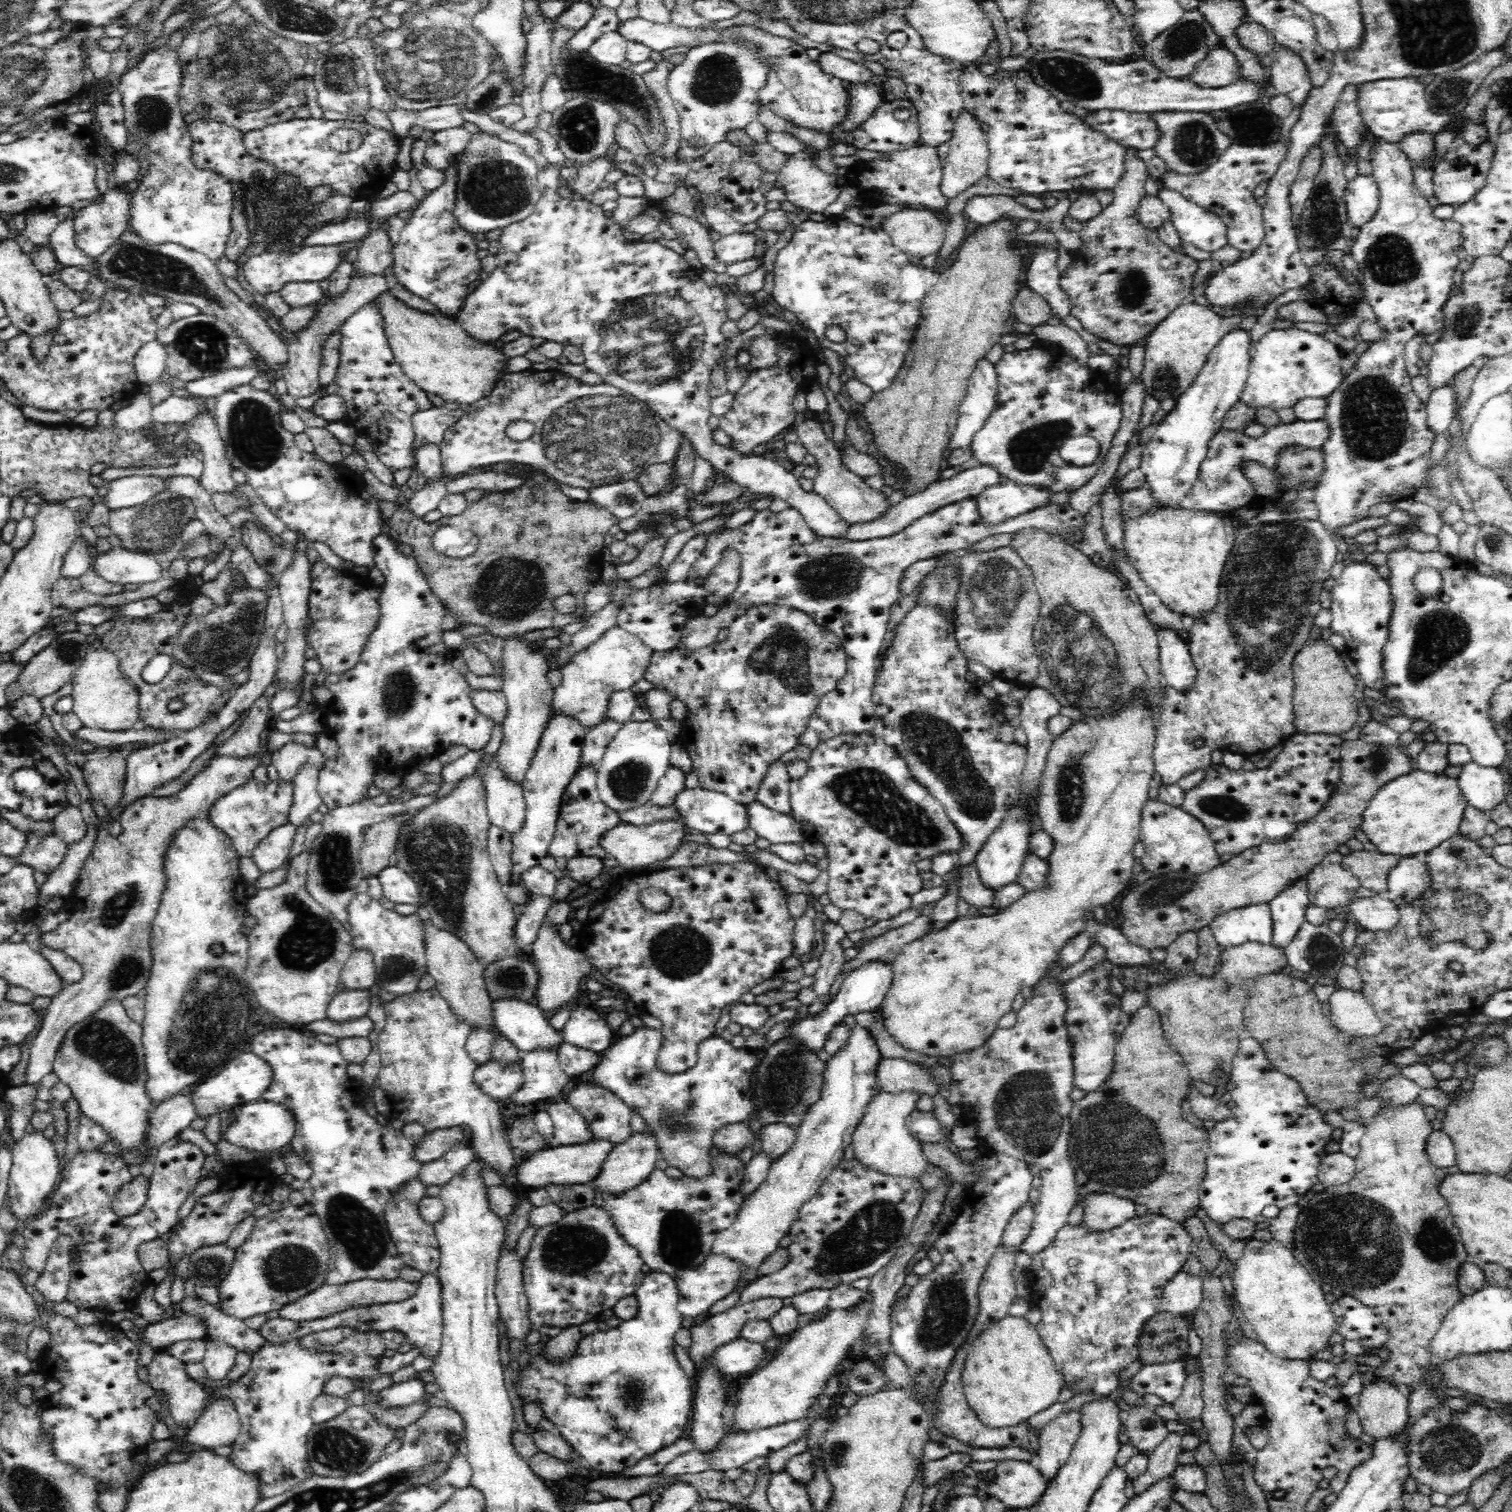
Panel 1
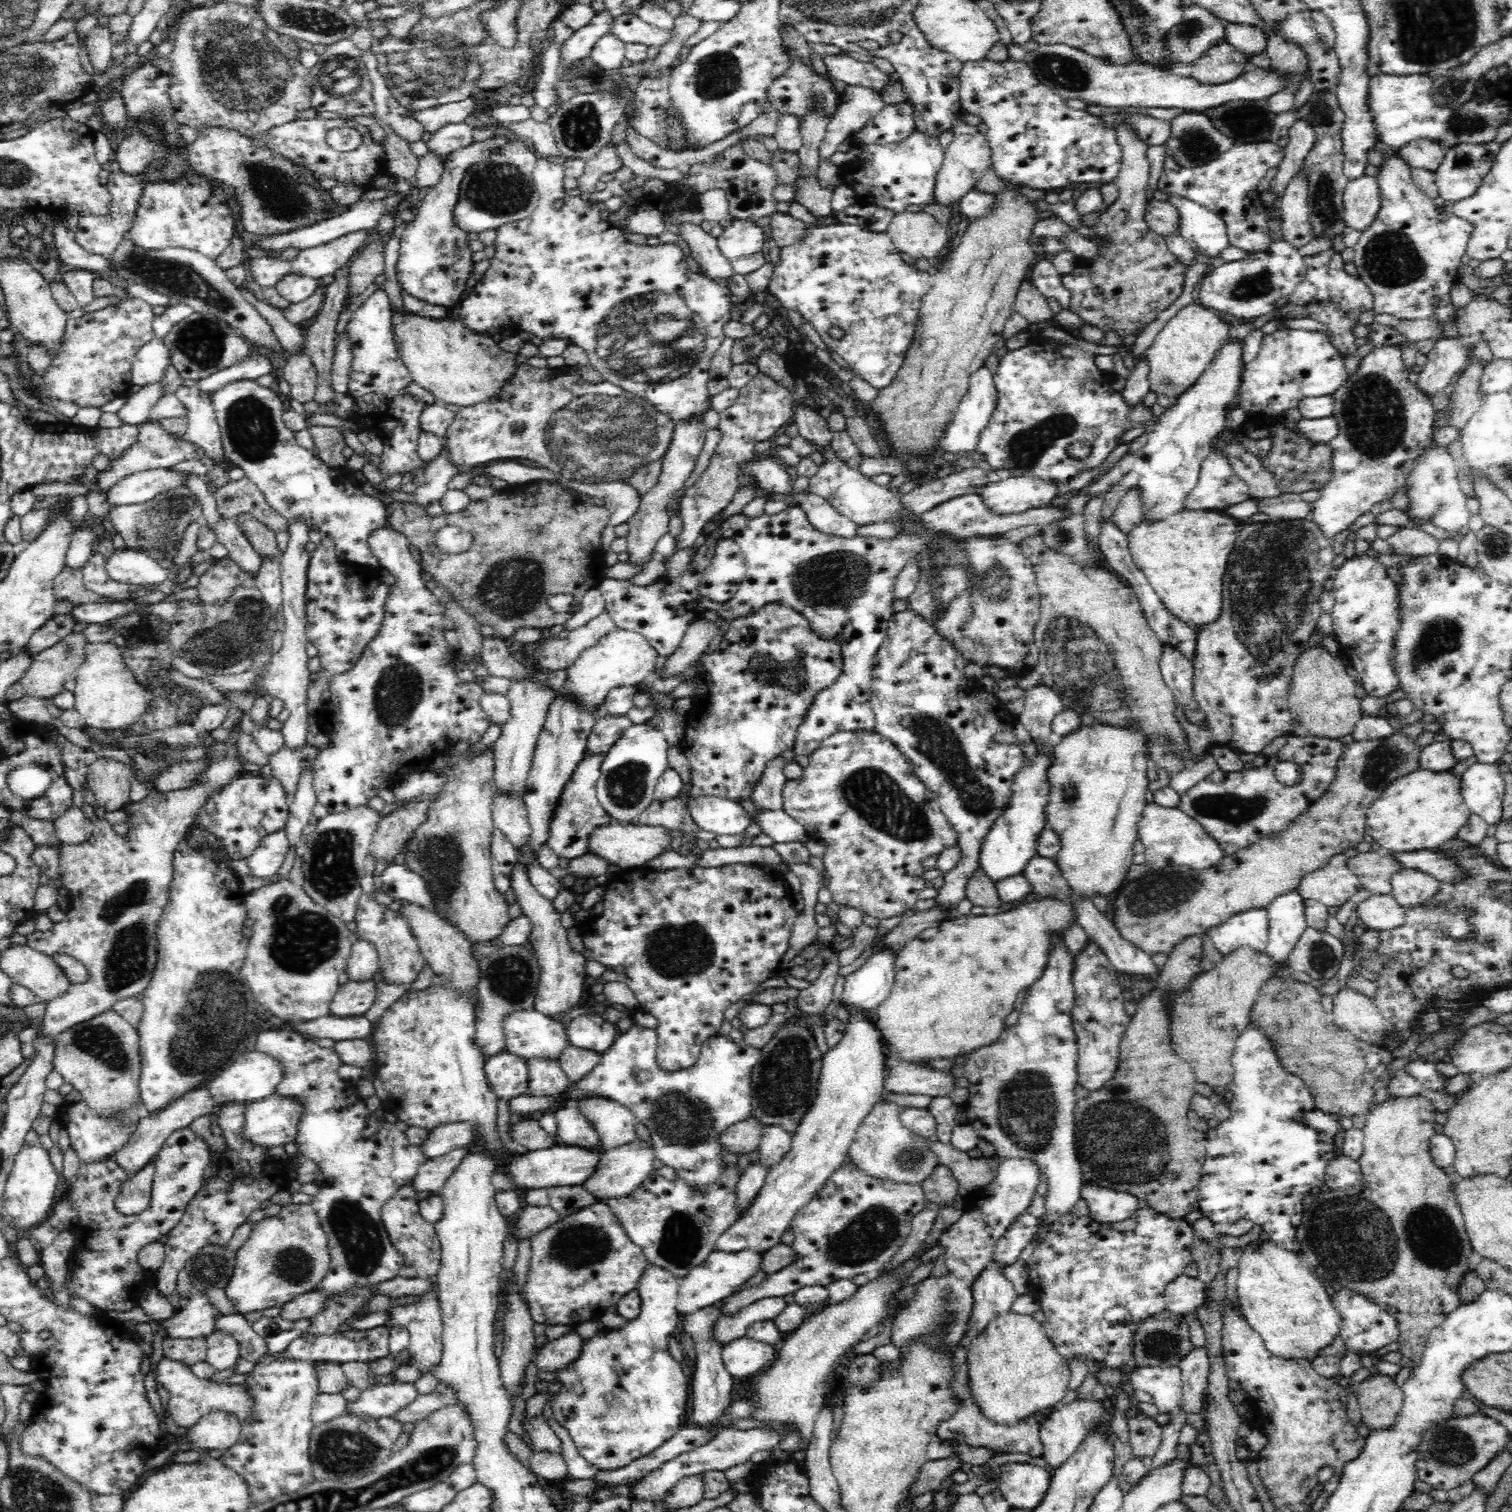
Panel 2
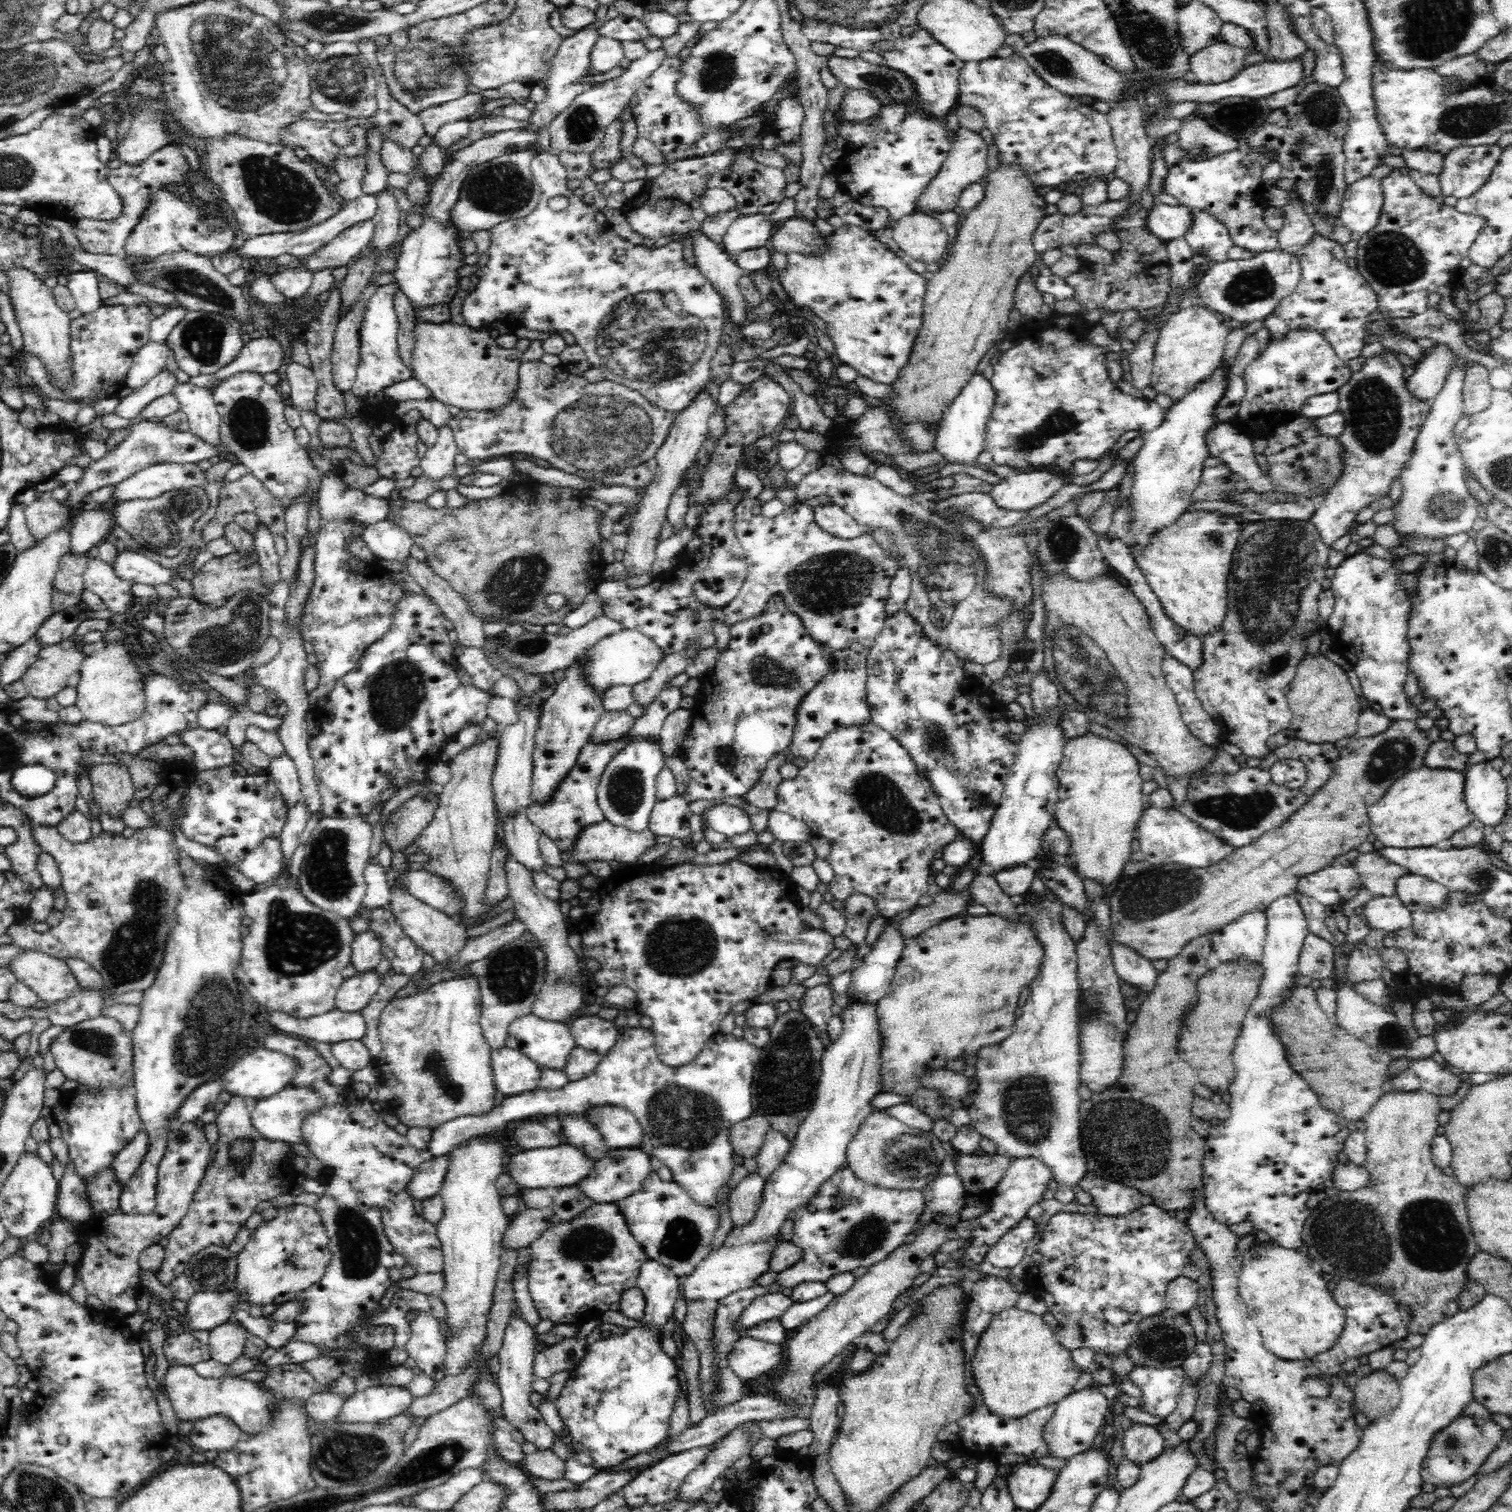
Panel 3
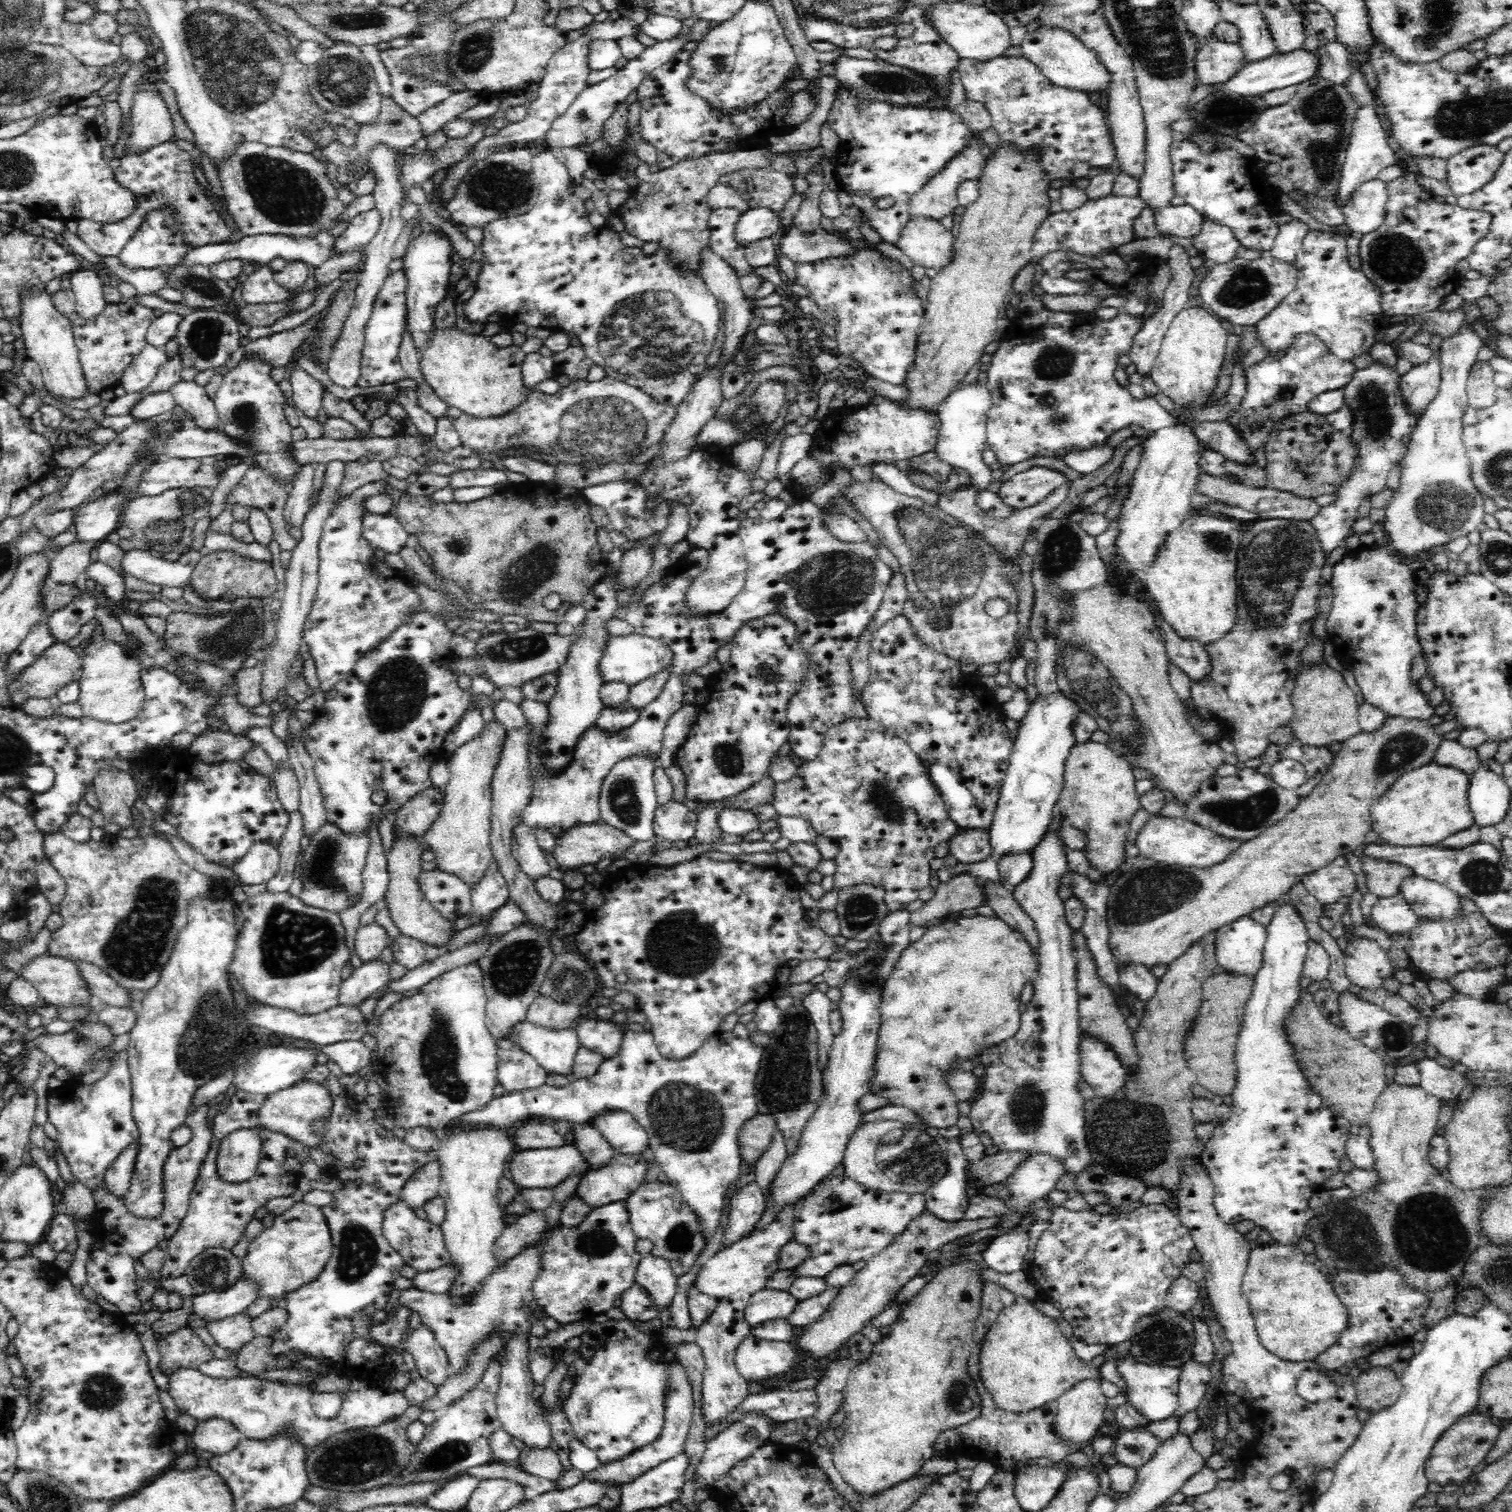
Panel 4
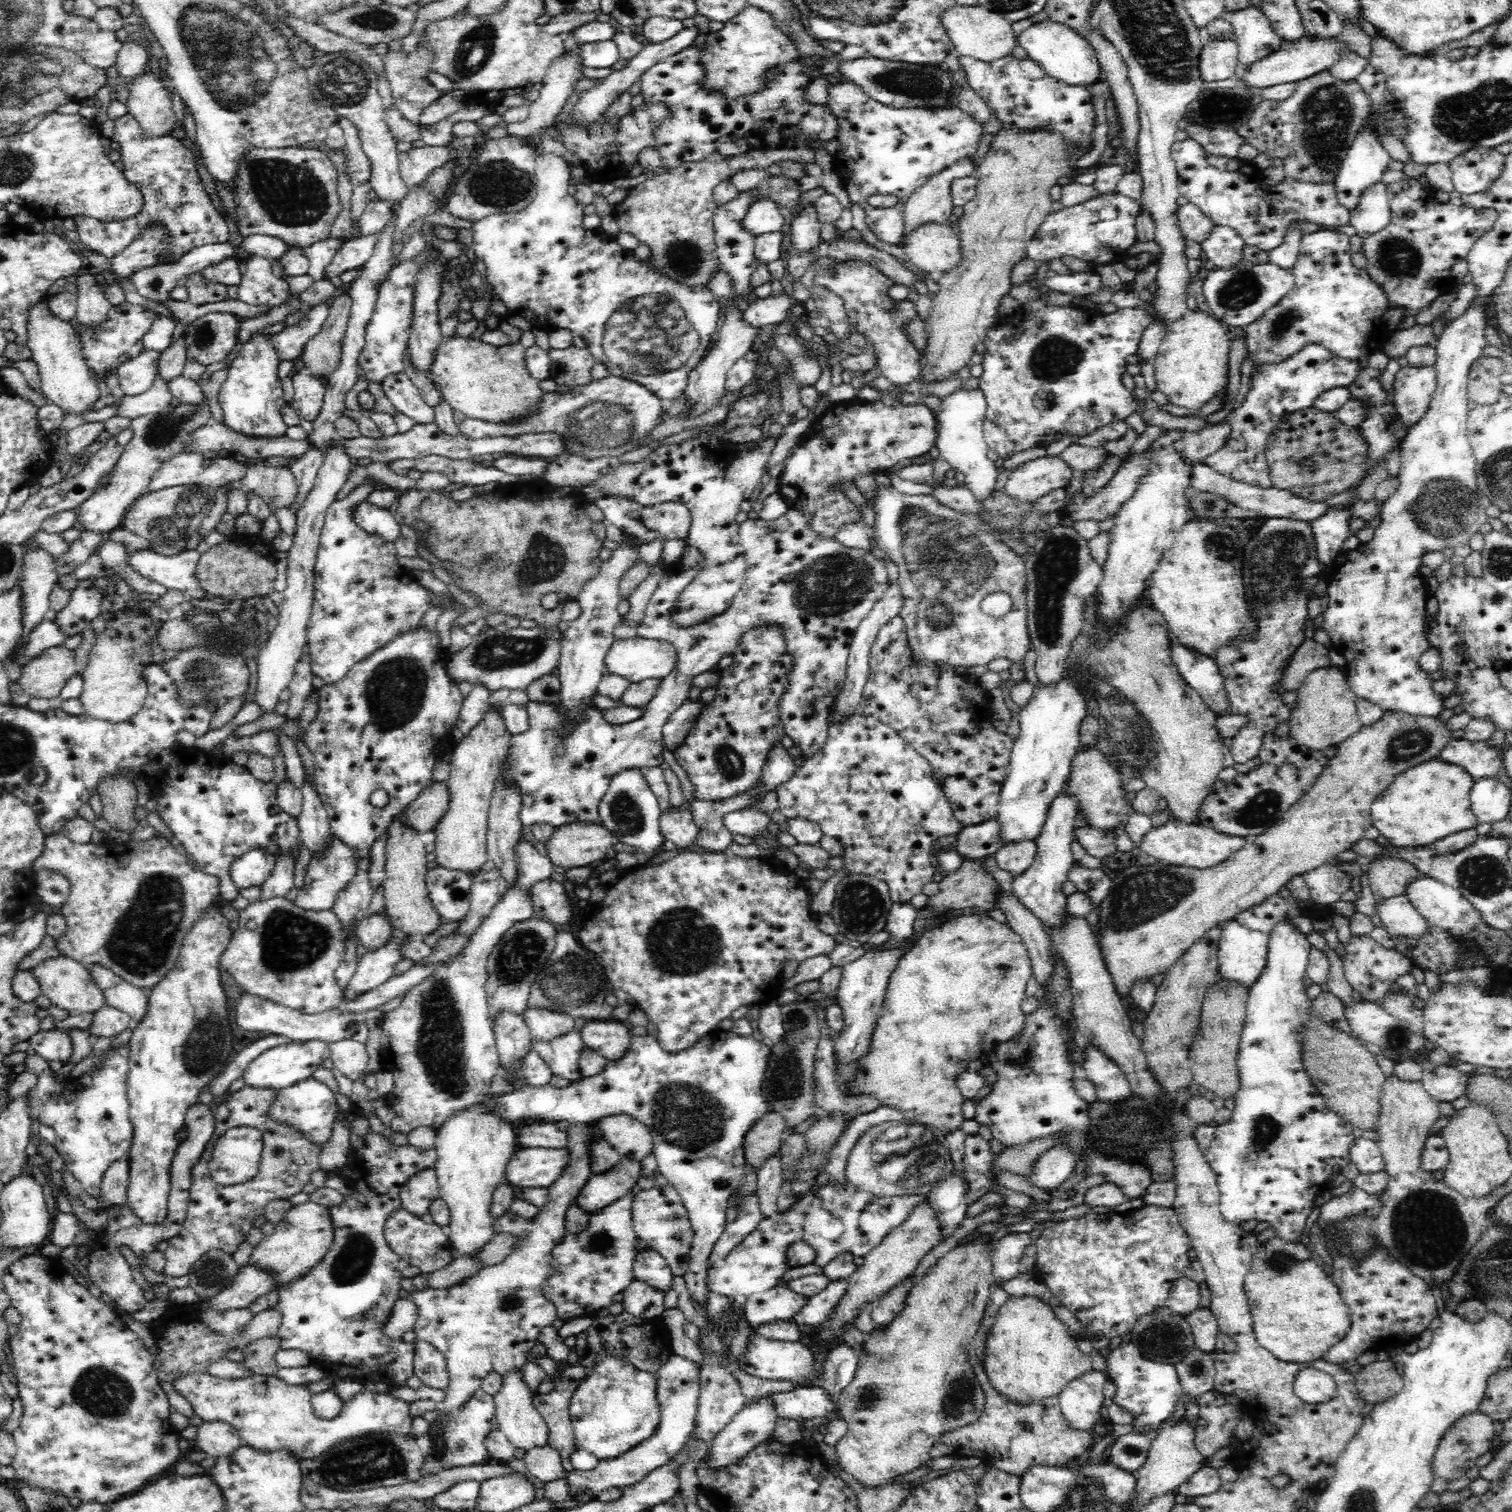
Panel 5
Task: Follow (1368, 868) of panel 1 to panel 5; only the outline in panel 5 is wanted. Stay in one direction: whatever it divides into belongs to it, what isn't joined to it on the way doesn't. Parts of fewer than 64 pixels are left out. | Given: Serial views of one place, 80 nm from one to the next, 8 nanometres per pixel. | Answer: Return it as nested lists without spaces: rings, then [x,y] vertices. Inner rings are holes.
[[[1379,858],[1369,865],[1369,886],[1380,900],[1404,896],[1406,884],[1420,877],[1414,865],[1402,859]]]

